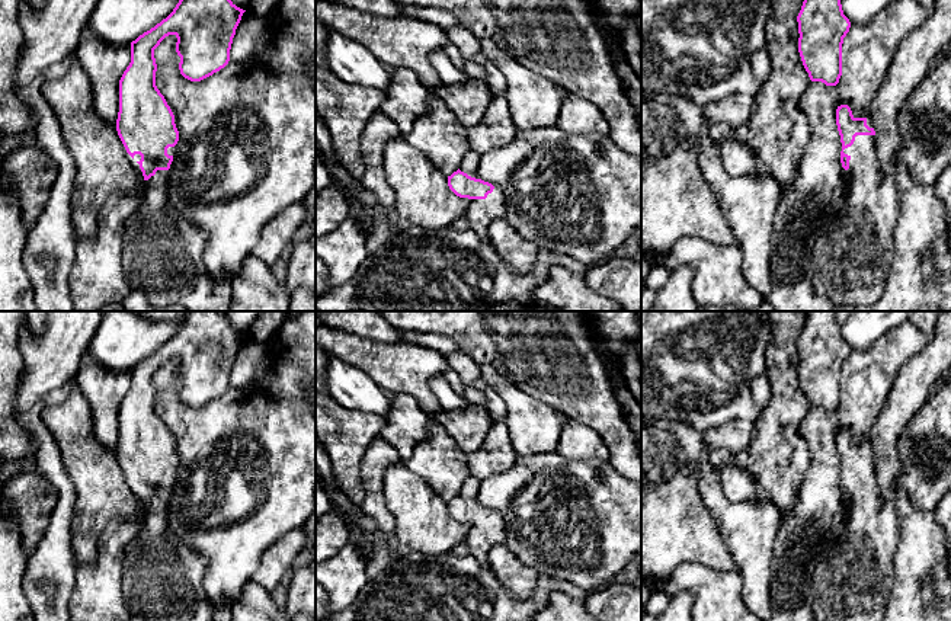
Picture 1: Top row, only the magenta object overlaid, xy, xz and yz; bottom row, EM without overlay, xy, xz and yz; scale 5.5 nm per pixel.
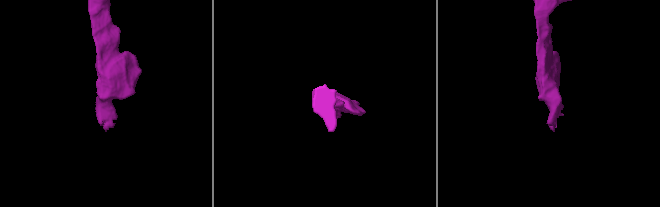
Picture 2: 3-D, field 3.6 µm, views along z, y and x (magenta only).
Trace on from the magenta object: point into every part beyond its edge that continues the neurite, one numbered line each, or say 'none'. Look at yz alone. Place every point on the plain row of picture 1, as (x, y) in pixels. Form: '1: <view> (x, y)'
1: yz (852, 582)

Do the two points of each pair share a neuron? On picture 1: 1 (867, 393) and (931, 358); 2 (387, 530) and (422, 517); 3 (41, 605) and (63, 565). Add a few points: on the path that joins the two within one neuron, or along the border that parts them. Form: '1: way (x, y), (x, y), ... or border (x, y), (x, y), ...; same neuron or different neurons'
1: border (919, 352), (902, 365), (883, 409); different neurons
2: border (383, 495), (394, 518), (394, 534); different neurons
3: way (53, 602), (63, 592), (63, 576); same neuron

